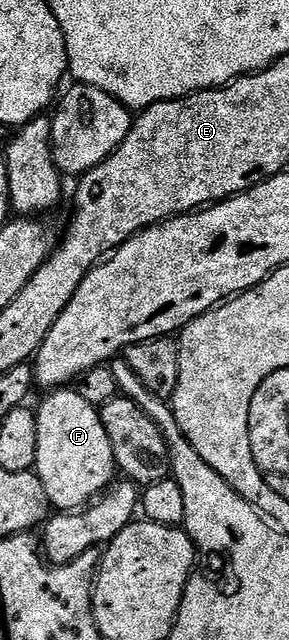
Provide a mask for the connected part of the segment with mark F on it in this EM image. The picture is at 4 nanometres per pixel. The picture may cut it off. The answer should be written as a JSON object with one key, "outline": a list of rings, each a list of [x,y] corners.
{"outline":[[[53,389],[46,395],[49,396],[42,401],[41,408],[35,411],[39,433],[35,473],[43,481],[43,489],[47,489],[50,504],[58,512],[76,511],[92,504],[114,482],[117,462],[107,429],[103,429],[101,412],[96,406],[84,400],[77,389]]]}

